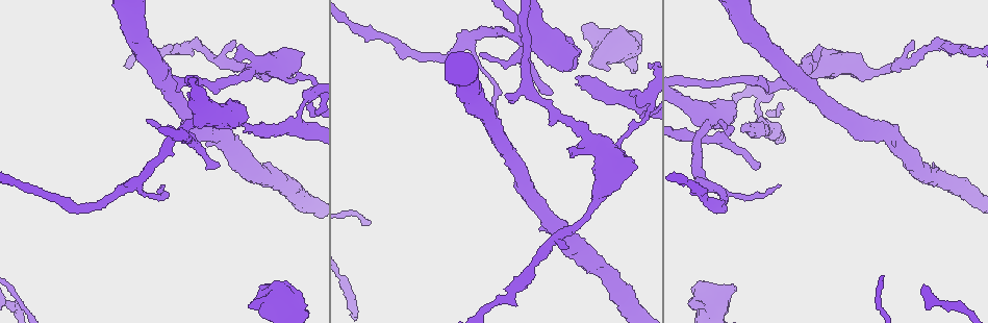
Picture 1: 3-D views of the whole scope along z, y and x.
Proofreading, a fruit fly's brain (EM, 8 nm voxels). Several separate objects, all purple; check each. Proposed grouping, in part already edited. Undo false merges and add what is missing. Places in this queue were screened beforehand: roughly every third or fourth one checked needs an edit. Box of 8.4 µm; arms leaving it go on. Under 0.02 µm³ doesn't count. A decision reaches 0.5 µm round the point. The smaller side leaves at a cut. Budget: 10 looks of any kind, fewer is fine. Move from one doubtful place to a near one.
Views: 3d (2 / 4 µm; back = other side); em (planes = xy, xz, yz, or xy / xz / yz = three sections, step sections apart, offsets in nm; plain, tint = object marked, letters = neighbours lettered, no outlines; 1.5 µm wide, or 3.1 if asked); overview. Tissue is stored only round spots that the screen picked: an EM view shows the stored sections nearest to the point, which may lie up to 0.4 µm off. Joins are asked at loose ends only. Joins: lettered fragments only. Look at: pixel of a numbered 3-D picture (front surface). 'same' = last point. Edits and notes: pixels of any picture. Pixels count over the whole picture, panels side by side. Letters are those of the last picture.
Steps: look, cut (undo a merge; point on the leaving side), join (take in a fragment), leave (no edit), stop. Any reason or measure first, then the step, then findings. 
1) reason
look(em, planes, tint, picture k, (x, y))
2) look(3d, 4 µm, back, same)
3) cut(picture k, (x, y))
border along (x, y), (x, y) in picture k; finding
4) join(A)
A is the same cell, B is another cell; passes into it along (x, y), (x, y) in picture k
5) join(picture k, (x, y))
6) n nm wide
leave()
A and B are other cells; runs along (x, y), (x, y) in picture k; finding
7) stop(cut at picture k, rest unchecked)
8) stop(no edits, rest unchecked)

stops while still wide
look(3d, 4 µm, picture 1, (820, 48))

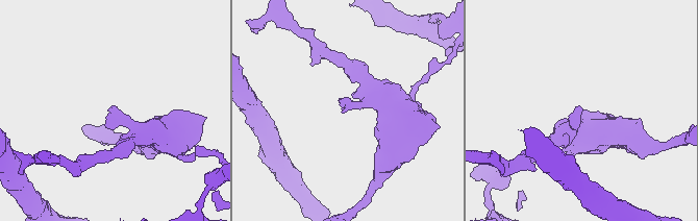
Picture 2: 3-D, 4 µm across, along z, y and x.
shape alone is not enough
look(em, yz, step 4, tint, picture 2, (109, 111))

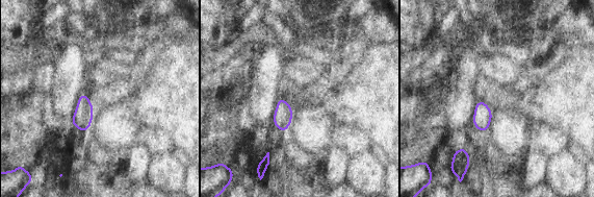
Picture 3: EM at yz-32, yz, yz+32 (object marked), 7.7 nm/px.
look(em, planes, letters, same)

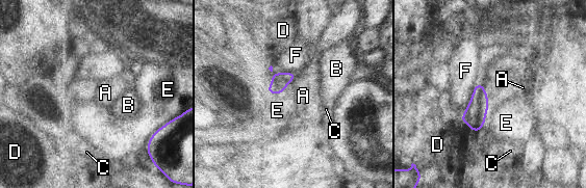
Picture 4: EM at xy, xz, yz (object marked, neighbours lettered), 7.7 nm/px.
leave()
A, B, C, D, E and F are other cells; border along (489, 104), (484, 125), (479, 132) in picture 4; none of them fits

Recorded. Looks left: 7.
an open end
look(3d, 2 µm, picture 1, (568, 246))

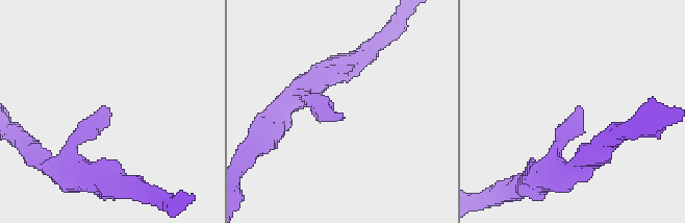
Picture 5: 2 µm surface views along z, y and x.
look(em, xy, step 8, letters, picture 5, (340, 119))

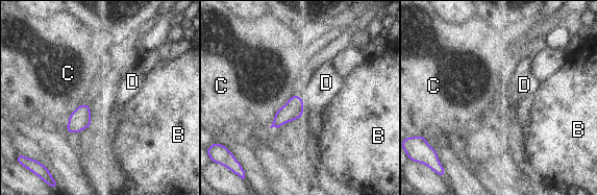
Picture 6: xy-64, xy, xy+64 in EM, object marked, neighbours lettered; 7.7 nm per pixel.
join(D)
D is the same cell, B and C are other cells; it goes on there

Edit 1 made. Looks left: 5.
free end
look(em, planes, letters, picture 1, (146, 119))

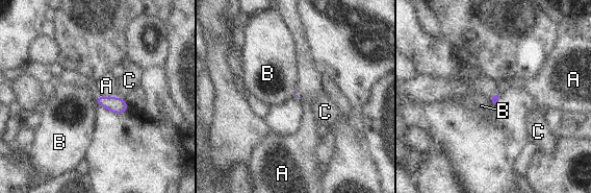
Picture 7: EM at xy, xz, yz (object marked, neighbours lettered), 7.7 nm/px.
leave()
A, B and C are other cells; border along (96, 94), (116, 97) in picture 7; no lettered fragment goes on from it

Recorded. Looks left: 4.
look(em, planes, plain, picture 1, (688, 305))

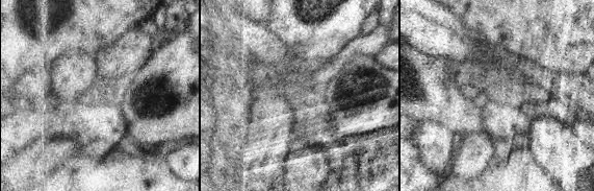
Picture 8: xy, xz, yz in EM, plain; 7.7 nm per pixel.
see the neighbours
look(em, planes, letters, same)

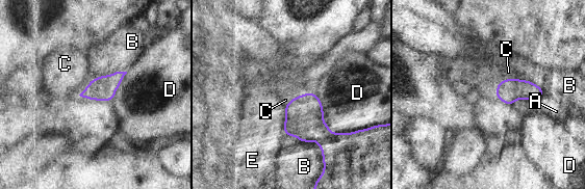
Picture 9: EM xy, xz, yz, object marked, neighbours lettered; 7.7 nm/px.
180 nm wide
leave()
A, B, C, D and E are other cells; border along (126, 71), (116, 71), (92, 79) in picture 9; none of them fits

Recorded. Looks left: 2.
stop(join at picture 6, rest unchecked)

